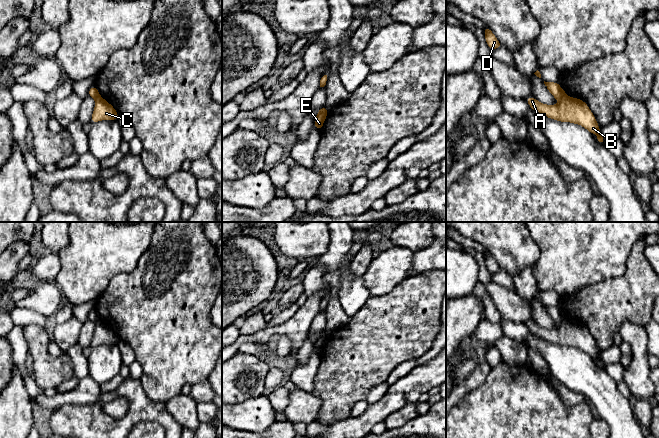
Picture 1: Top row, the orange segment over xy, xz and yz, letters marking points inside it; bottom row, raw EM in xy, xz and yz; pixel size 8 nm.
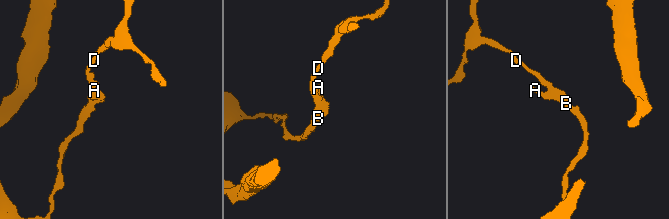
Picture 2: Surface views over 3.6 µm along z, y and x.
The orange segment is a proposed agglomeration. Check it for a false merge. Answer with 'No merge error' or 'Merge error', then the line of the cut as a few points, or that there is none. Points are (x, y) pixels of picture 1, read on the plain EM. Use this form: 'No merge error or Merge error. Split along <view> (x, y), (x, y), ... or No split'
Merge error. Split along yz (565, 318), (559, 324)

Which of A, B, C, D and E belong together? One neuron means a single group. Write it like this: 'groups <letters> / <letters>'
groups A B C E / D

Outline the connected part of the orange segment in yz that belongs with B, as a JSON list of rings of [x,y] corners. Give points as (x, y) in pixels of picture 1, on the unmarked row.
[[[567,319],[559,324],[558,329],[543,328],[534,321],[527,321],[525,324],[532,334],[553,344],[579,348],[591,358],[597,358],[597,366],[602,369],[605,367],[606,364],[600,358],[600,351],[594,338],[589,333],[586,326]]]

